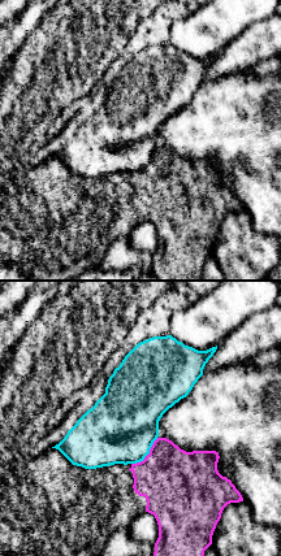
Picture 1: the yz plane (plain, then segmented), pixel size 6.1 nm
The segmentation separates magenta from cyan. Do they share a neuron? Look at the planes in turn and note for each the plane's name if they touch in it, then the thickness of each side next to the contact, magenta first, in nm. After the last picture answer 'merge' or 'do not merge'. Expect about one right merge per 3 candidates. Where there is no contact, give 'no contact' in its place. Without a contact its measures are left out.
yz | 420/440 nm

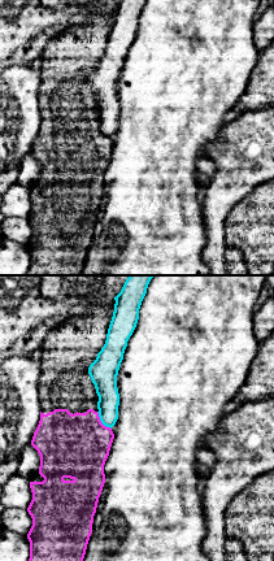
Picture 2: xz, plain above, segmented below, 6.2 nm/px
xz | 400/140 nm

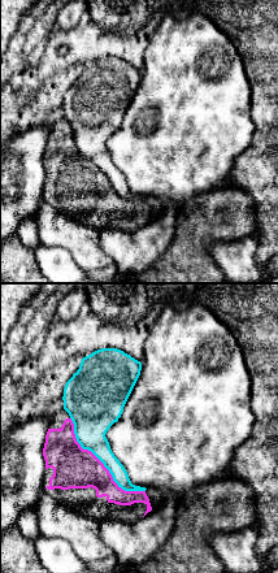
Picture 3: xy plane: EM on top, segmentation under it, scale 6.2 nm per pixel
xy | 260/220 nm

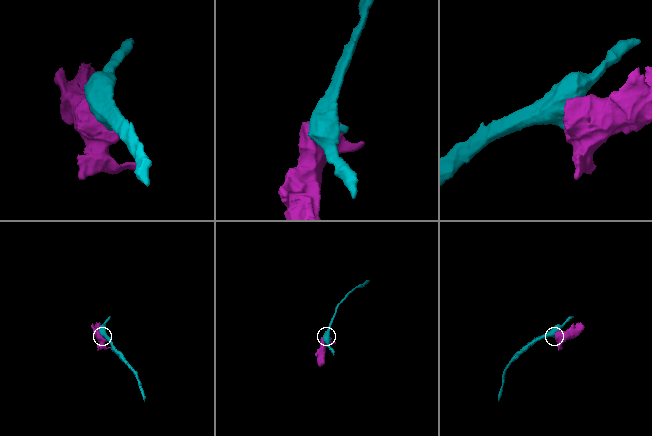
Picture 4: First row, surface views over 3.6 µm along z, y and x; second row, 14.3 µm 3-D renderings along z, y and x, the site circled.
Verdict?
do not merge

